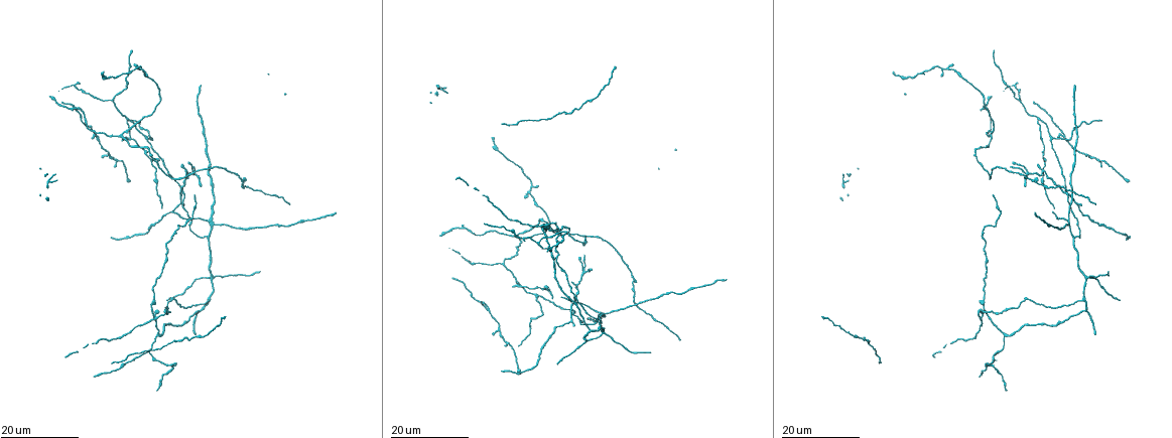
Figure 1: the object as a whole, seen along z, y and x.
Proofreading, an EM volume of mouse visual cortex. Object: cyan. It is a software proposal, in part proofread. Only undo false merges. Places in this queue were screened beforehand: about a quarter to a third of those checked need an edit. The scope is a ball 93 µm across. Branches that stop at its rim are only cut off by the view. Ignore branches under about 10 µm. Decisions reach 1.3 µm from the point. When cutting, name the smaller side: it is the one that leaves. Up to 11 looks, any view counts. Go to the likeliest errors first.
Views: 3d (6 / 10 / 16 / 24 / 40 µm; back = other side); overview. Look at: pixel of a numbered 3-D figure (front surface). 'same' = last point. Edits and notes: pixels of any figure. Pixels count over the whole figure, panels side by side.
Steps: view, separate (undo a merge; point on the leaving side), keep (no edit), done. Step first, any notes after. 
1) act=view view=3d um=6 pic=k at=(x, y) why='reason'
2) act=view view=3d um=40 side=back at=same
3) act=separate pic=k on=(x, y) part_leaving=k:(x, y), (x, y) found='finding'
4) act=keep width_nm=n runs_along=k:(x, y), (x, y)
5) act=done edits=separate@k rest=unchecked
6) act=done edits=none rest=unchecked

act=view view=3d um=24 pic=1 at=(184, 191) why='four or more arms meet'

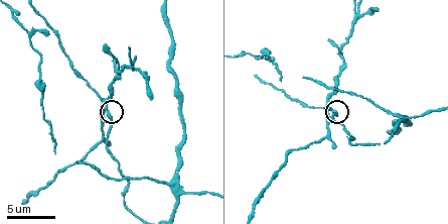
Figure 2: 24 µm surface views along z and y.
act=view view=3d um=6 pic=2 at=(106, 115) why='zoom in'

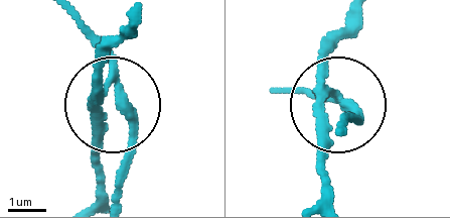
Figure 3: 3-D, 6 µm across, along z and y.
act=separate pic=3 on=(102, 50) width_nm=280 part_leaving=3:(336, 93), (320, 112), (317, 199) found='two neurons meet here'

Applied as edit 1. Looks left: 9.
act=view view=3d um=16 pic=1 at=(1086, 276) why='four or more arms meet'

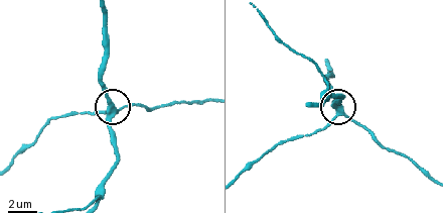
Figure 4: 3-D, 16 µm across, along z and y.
act=view view=3d um=6 pic=4 at=(339, 112)

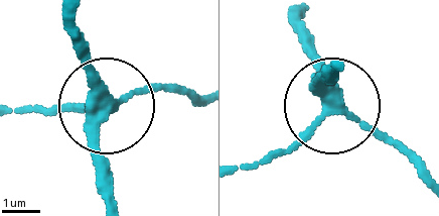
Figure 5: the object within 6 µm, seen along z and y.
act=keep side_arm_um=17 found='all the same neuron'

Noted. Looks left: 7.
act=view view=3d um=24 pic=1 at=(1036, 117) why='a fork'

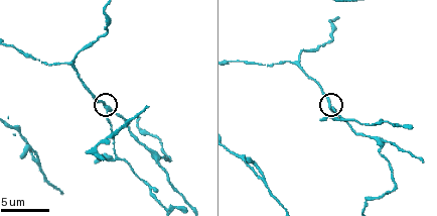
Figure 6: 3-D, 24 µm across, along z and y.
act=view view=3d um=10 pic=6 at=(107, 108)

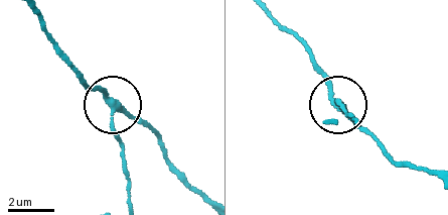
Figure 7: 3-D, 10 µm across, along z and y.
act=separate pic=7 on=(120, 143) part_leaving=7:(113, 112), (130, 197) found='two neurons meet here'

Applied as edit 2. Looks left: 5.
act=view view=overview

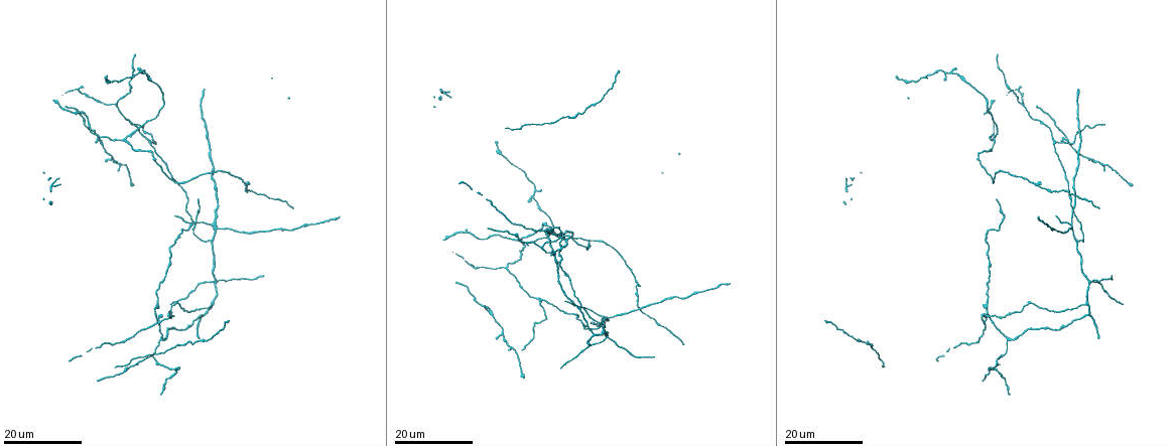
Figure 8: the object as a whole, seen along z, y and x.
act=view view=3d um=16 pic=8 at=(161, 339) why='branch point'

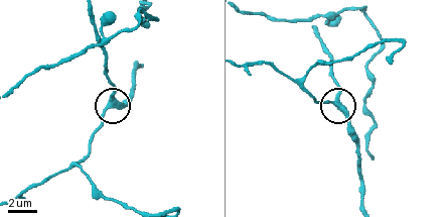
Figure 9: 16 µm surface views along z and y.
act=view view=3d um=10 pic=9 at=(107, 103)

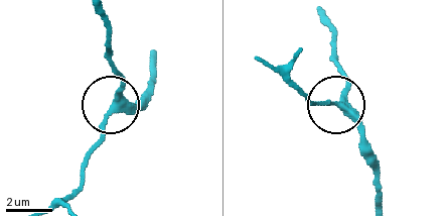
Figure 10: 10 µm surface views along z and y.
act=keep width_nm=270 runs_along=10:(380, 200), (380, 171), (364, 136), (334, 102), (316, 102) found='one neuron here'

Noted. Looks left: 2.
act=view view=3d um=10 pic=6 at=(93, 149) why='two arms in line, one across'

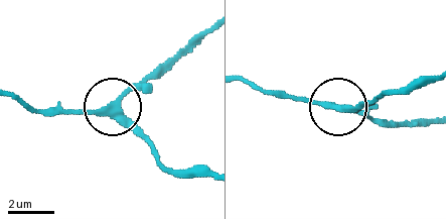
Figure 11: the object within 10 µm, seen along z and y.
act=view view=3d um=10 side=back pic=11 at=(340, 106)

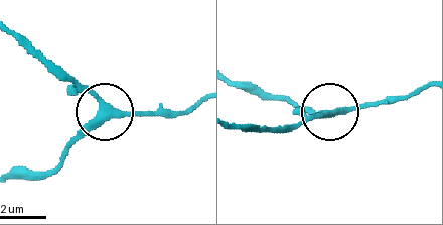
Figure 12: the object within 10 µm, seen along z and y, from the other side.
act=keep arms=3 runs_along=12:(199, 98), (176, 113), (107, 115), (51, 169) found='all the same neuron'

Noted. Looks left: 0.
act=done edits=separate@3,separate@7 rest=unchecked

